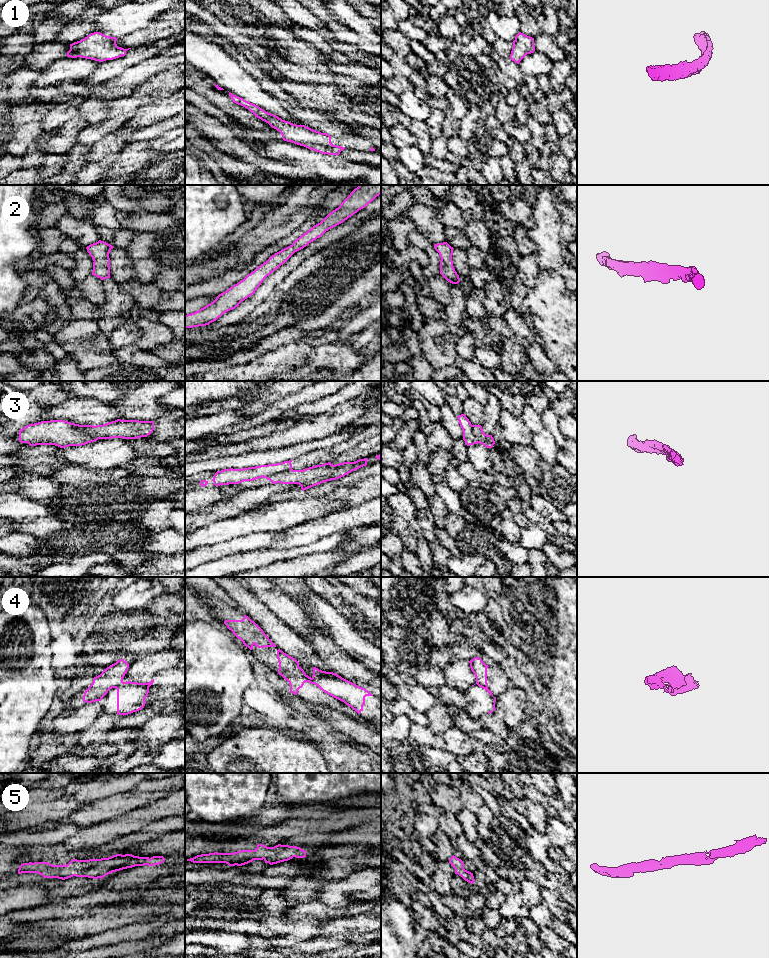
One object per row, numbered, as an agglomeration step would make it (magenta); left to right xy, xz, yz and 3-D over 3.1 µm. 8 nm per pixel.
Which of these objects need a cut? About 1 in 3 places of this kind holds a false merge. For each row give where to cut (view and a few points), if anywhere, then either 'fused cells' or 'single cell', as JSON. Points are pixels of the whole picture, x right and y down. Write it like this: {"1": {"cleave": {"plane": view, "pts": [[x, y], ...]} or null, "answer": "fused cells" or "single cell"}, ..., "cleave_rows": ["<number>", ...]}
{"1": {"cleave": null, "answer": "single cell"}, "2": {"cleave": null, "answer": "single cell"}, "3": {"cleave": {"plane": "xz", "pts": [[292, 469], [265, 477]]}, "answer": "fused cells"}, "4": {"cleave": {"plane": "yz", "pts": [[477, 683], [487, 688]]}, "answer": "fused cells"}, "5": {"cleave": null, "answer": "single cell"}, "cleave_rows": ["3", "4"]}

